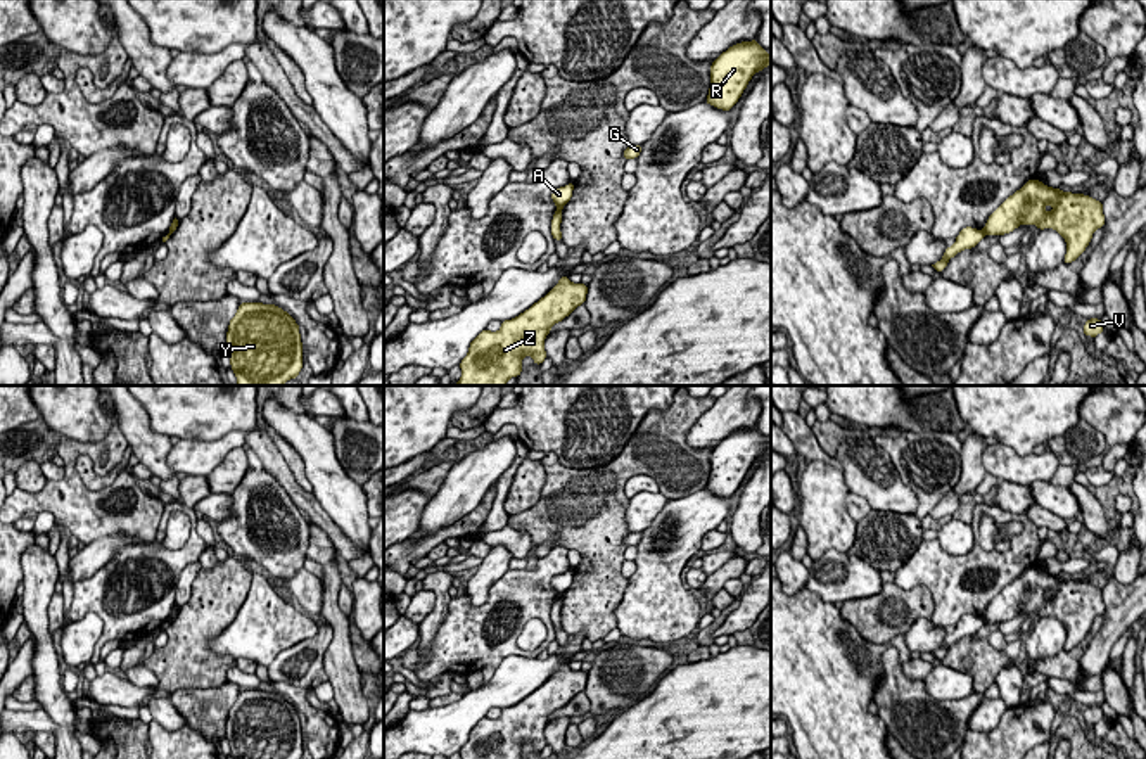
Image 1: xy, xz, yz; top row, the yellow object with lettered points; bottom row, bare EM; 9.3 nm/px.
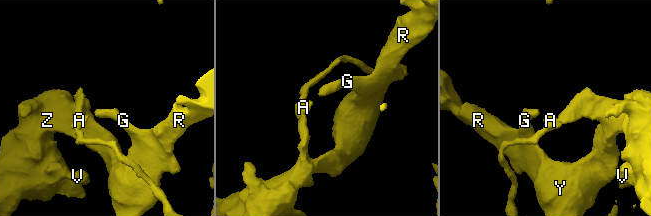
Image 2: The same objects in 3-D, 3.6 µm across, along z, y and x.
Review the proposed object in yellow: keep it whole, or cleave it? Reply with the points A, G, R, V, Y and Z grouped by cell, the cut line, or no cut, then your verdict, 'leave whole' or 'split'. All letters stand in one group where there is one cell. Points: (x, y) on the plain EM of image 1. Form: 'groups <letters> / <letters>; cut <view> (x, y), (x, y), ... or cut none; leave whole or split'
groups A / G R V Y Z; cut xz (560, 595), (557, 599); split

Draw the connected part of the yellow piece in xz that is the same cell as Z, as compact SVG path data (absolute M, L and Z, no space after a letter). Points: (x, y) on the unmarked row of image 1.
M560 669L529 697L501 709L498 719L482 718L460 749L462 759L522 759L522 747L531 742L536 752L546 747L544 726L550 716L584 692L588 673Z

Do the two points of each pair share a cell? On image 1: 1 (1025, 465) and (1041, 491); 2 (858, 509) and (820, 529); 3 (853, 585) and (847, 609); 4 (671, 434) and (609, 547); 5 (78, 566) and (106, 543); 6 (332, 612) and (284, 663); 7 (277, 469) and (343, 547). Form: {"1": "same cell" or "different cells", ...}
{"1": "different cells", "2": "different cells", "3": "different cells", "4": "same cell", "5": "same cell", "6": "different cells", "7": "same cell"}

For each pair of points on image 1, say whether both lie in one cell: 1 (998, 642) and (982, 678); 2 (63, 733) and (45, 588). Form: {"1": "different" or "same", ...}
{"1": "different", "2": "same"}

